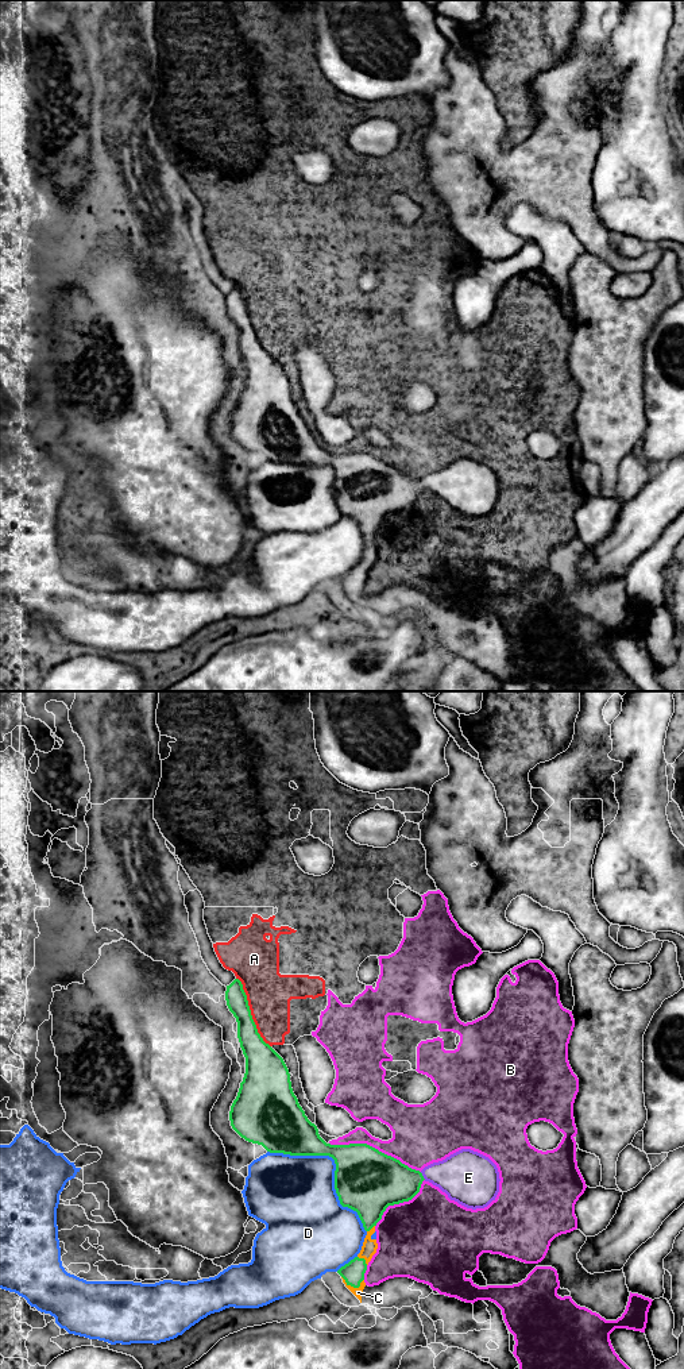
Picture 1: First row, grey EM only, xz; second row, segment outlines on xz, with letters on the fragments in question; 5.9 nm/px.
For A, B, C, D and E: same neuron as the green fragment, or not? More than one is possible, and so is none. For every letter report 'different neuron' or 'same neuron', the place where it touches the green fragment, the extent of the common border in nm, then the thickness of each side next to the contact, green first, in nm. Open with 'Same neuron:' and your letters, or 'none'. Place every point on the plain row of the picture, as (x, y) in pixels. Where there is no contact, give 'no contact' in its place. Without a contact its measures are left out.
Same neuron: C, E
A: different neuron; contact xz (250, 321); length 460 nm; calibres 160 and 260 nm
B: different neuron; contact xz (374, 457); length 550 nm; calibres 380 and 280 nm
C: same neuron; contact xz (352, 594); length 140 nm; calibres 130 and 60 nm
D: different neuron; contact xz (336, 475); length 750 nm; calibres 380 and 400 nm
E: same neuron; contact xz (422, 485); length 60 nm; calibres 320 and 300 nm

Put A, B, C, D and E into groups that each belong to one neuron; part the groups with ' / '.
A B / C E / D

